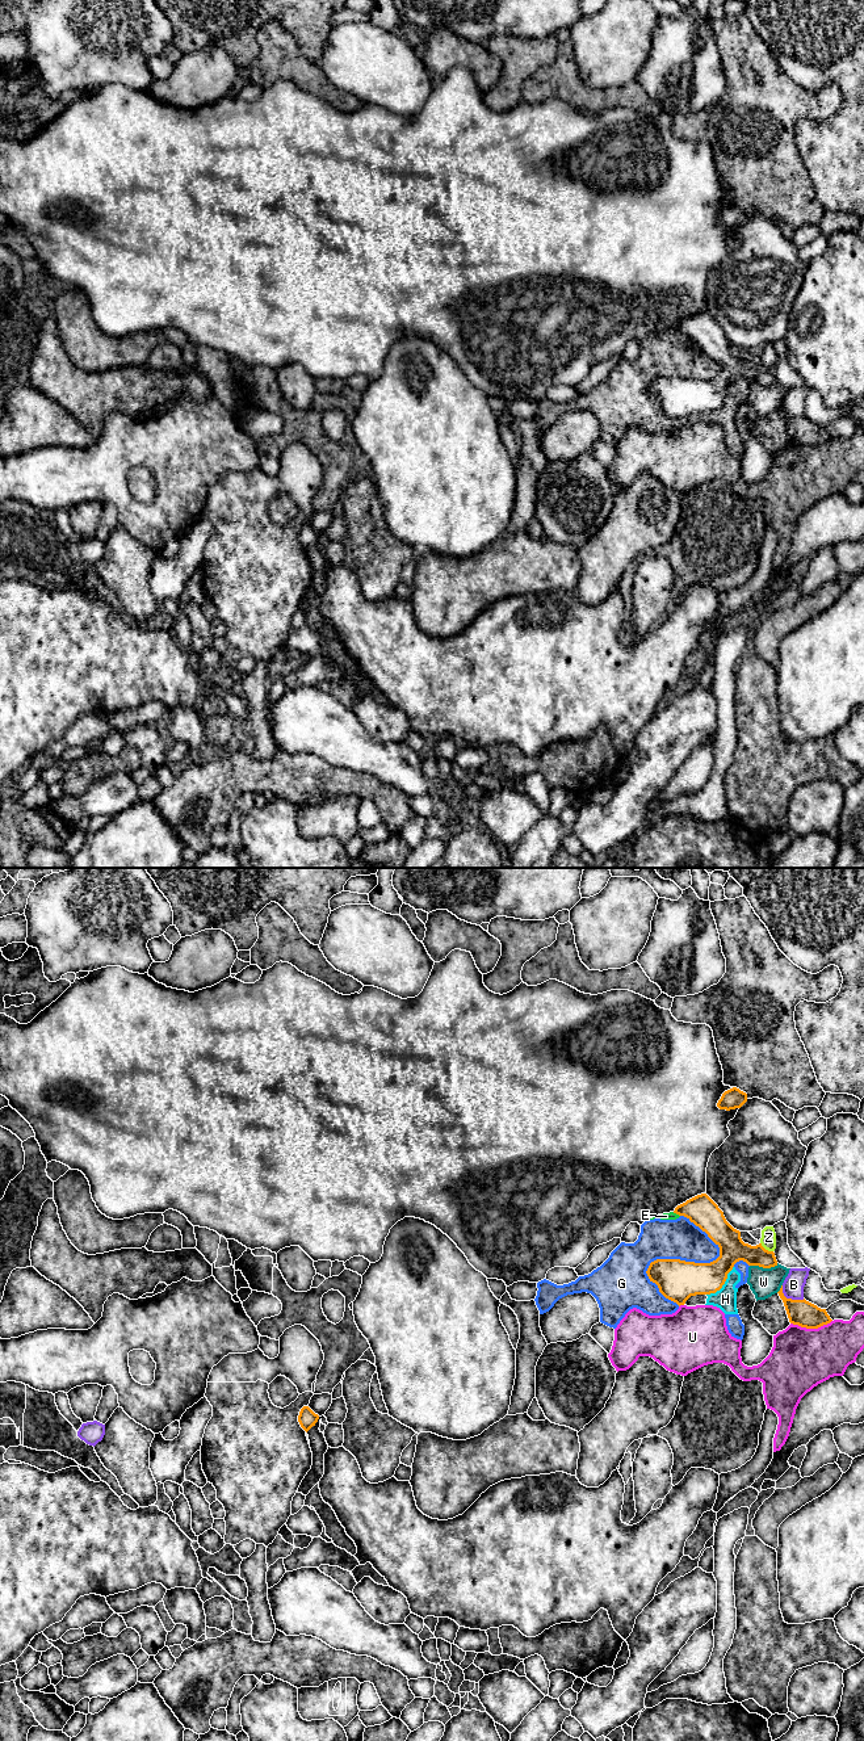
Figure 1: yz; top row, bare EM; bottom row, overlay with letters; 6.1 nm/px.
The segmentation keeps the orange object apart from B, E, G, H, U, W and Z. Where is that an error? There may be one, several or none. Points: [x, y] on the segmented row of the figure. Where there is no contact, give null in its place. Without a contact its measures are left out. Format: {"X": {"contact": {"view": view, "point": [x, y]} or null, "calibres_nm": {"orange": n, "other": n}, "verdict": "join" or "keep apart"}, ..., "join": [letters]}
{"B": {"contact": {"view": "yz", "point": [789, 1299]}, "calibres_nm": {"orange": 160, "other": 130}, "verdict": "keep apart"}, "E": {"contact": {"view": "yz", "point": [676, 1213]}, "calibres_nm": {"orange": 180, "other": 50}, "verdict": "keep apart"}, "G": {"contact": {"view": "yz", "point": [683, 1261]}, "calibres_nm": {"orange": 240, "other": 240}, "verdict": "keep apart"}, "H": {"contact": {"view": "yz", "point": [724, 1283]}, "calibres_nm": {"orange": 220, "other": 140}, "verdict": "keep apart"}, "U": {"contact": {"view": "yz", "point": [810, 1328]}, "calibres_nm": {"orange": 160, "other": 380}, "verdict": "keep apart"}, "W": {"contact": {"view": "yz", "point": [763, 1267]}, "calibres_nm": {"orange": 160, "other": 180}, "verdict": "keep apart"}, "Z": {"contact": {"view": "yz", "point": [764, 1249]}, "calibres_nm": {"orange": 160, "other": 100}, "verdict": "keep apart"}, "join": []}

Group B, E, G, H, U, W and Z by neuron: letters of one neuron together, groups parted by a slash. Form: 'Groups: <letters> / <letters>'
Groups: B / E G H / U / W / Z

